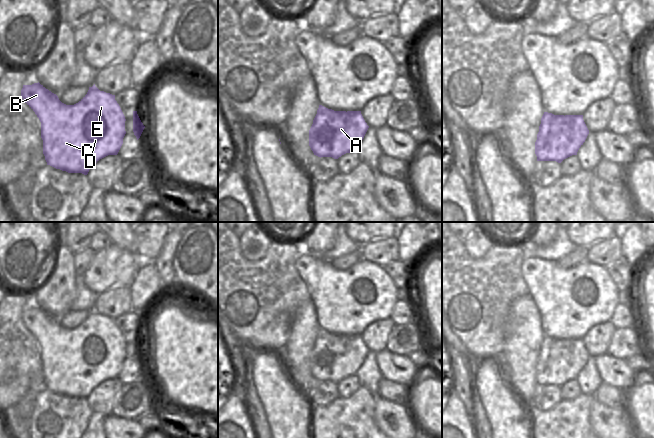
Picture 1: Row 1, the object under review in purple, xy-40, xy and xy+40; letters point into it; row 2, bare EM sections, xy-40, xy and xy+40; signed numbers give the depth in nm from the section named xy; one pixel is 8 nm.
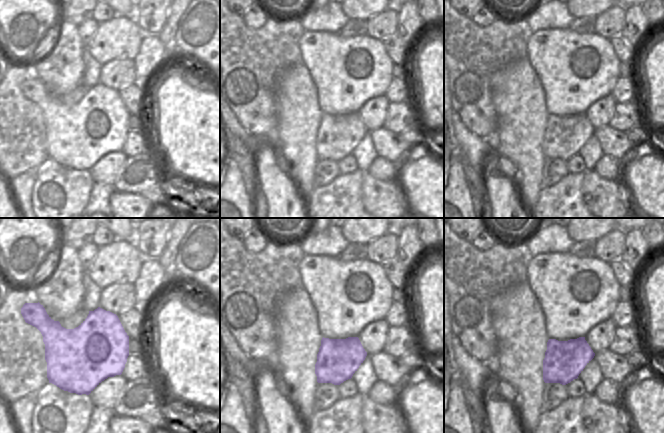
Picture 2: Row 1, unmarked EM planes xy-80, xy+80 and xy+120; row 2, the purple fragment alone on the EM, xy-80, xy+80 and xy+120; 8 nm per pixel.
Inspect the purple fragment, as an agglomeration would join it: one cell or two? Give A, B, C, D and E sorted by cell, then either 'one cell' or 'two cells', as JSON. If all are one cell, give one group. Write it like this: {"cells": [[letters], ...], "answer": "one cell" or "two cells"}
{"cells": [["A"], ["B", "C", "D", "E"]], "answer": "two cells"}

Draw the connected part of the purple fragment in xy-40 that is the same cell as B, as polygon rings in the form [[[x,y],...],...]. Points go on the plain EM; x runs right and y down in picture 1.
[[[38,306],[23,309],[21,320],[41,346],[43,378],[47,389],[68,397],[87,399],[100,383],[118,378],[126,358],[126,343],[115,319],[100,315],[94,308],[78,327],[66,329]]]

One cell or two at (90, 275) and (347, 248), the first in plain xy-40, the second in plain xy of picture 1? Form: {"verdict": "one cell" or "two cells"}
{"verdict": "two cells"}

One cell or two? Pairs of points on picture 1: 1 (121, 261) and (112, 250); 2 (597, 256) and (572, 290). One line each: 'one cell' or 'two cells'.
1: one cell
2: two cells

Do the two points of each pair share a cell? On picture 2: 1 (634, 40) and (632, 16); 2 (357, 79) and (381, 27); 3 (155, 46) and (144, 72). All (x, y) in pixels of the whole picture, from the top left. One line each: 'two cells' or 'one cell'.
1: one cell
2: two cells
3: one cell

